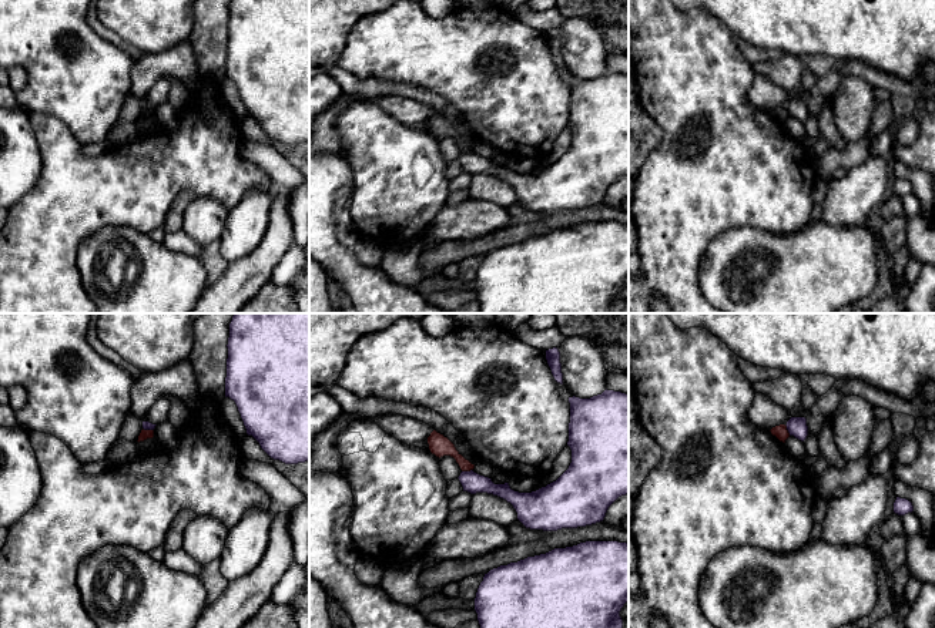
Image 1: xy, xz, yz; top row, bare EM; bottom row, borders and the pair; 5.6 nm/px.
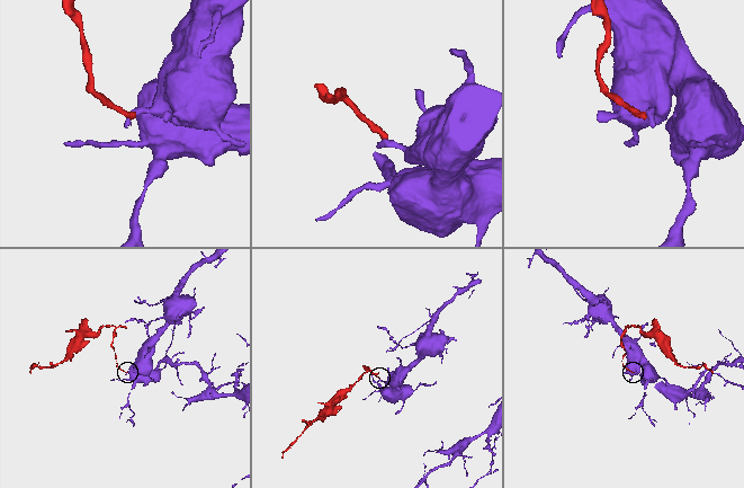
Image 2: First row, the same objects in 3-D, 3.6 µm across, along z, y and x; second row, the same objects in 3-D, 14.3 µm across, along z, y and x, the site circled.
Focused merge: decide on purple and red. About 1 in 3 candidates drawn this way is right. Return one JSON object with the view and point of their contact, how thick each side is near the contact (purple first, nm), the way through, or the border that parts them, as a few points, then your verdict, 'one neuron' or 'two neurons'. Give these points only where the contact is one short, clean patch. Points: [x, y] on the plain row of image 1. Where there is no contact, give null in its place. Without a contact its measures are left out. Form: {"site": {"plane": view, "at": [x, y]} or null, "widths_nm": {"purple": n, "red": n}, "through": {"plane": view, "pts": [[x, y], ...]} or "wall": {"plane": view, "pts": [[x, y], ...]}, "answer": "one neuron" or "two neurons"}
{"site": {"plane": "xz", "at": [466, 153]}, "widths_nm": {"purple": 120, "red": 120}, "wall": {"plane": "xz", "pts": [[472, 150], [462, 153]]}, "answer": "two neurons"}

